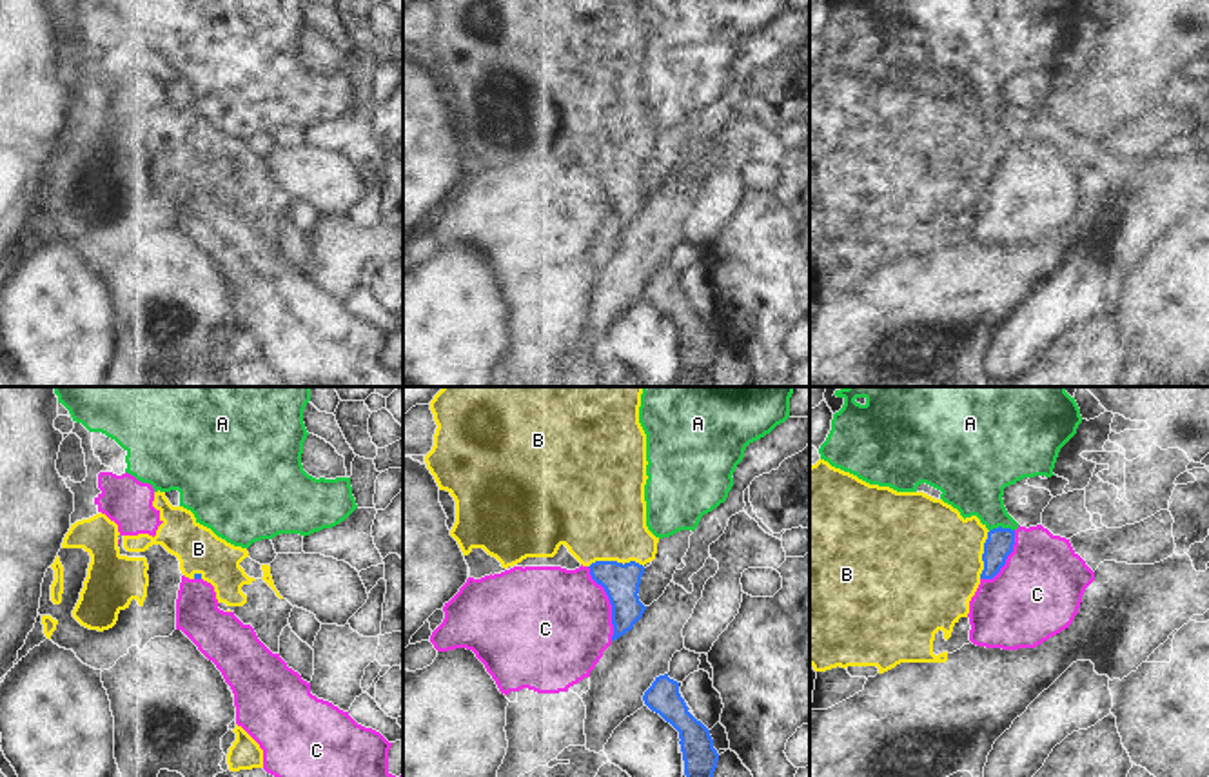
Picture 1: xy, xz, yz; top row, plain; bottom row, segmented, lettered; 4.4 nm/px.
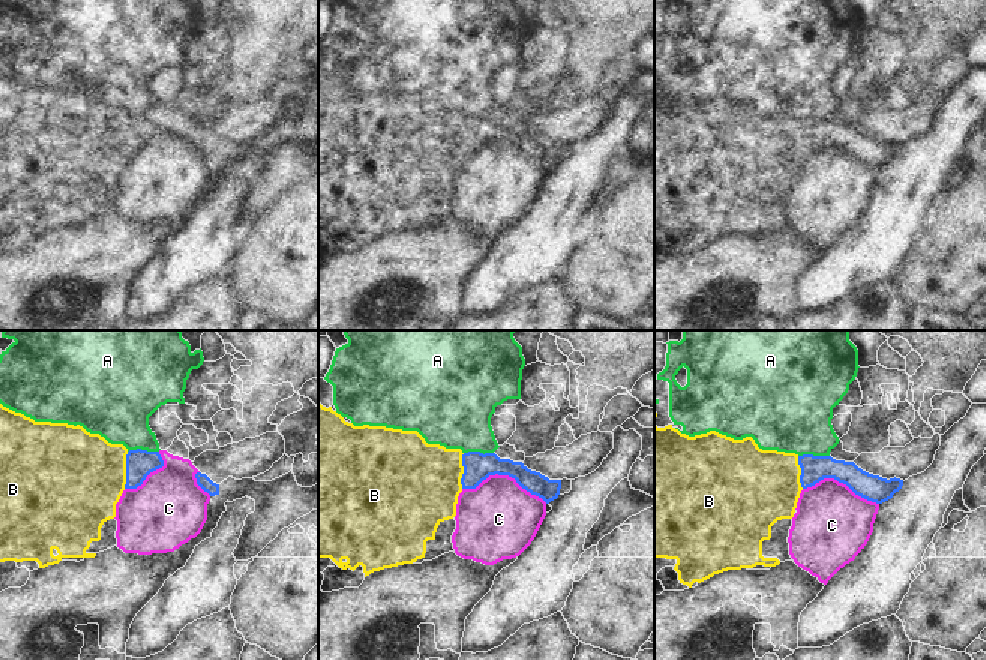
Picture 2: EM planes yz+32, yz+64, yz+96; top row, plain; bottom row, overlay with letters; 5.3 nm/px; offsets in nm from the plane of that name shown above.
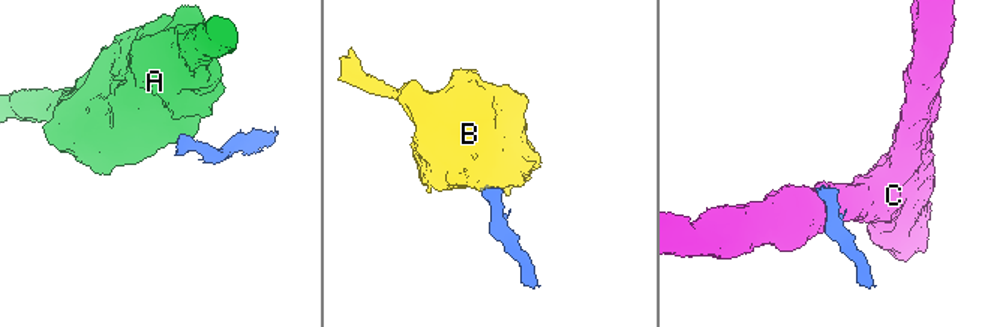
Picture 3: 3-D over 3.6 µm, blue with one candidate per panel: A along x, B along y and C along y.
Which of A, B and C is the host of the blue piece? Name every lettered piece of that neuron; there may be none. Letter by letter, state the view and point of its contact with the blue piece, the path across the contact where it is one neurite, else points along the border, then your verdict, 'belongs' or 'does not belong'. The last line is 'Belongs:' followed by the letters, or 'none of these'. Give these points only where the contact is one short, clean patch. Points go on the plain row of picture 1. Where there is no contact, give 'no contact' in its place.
A: contact yz (1001, 120); border yz (1013, 122), (993, 120), (990, 124); does not belong
B: contact xz (616, 155); way xz (621, 175), (616, 155), (616, 137), (596, 102); belongs
C: contact xz (610, 196); does not belong
Belongs: B

